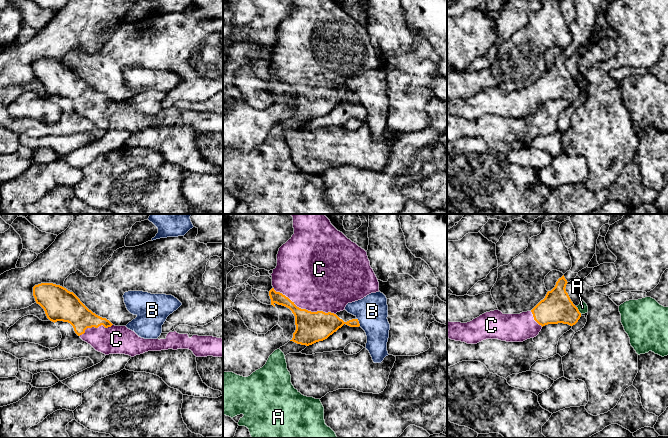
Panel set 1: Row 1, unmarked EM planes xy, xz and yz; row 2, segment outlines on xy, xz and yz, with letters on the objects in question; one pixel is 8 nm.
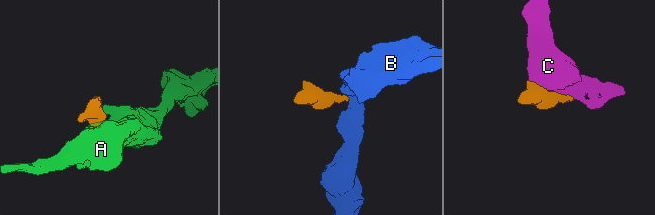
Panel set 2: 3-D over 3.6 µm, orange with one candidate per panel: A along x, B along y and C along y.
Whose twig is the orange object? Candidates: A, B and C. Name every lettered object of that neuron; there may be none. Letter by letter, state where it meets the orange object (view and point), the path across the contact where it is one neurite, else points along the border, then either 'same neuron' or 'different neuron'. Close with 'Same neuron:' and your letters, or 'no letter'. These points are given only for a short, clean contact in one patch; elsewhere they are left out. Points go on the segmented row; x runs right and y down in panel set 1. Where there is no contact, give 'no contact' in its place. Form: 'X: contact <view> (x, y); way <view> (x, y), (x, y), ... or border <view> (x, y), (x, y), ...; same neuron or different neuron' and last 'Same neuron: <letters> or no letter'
A: contact yz (578, 310); border yz (575, 306), (581, 313); different neuron
B: contact xz (358, 322); border xz (357, 318), (360, 325); different neuron
C: contact xz (304, 309); same neuron
Same neuron: C

